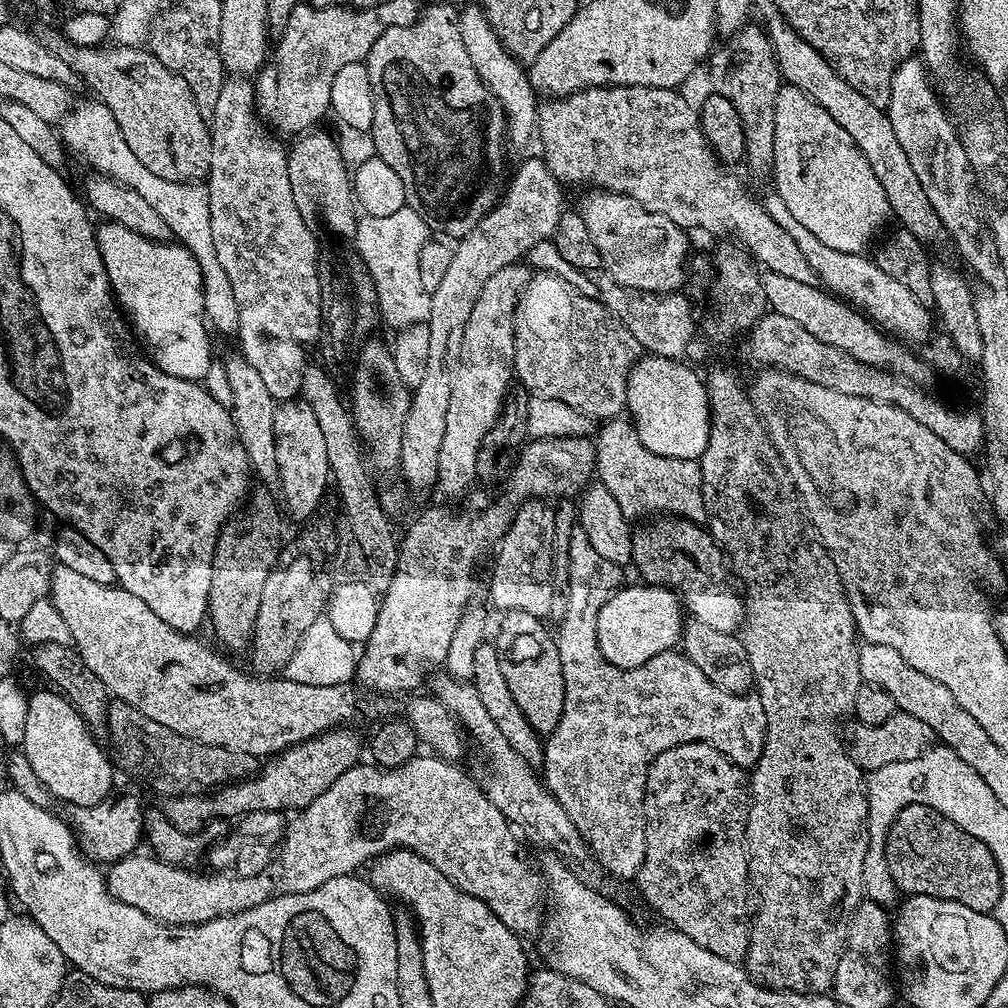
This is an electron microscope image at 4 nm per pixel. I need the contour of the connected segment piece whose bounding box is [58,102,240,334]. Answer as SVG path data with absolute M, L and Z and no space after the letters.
M91 103L85 108L73 107L59 125L58 131L65 149L69 153L77 152L92 167L93 173L106 176L146 198L146 202L150 202L150 206L162 214L173 237L200 263L207 323L215 331L217 328L220 332L239 333L238 302L234 299L234 286L230 286L230 278L226 278L226 270L222 270L222 262L218 262L218 254L214 251L214 234L210 234L210 198L207 187L195 183L170 182L166 178L158 178L158 174L150 174L150 170L146 170L146 166L134 158L130 146L126 146L122 130L118 130L118 122L114 122L114 114L110 114L104 104Z

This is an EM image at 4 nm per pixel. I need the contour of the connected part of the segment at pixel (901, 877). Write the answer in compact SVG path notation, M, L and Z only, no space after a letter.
M911 804L896 815L888 831L882 859L897 889L908 896L929 896L958 902L970 910L995 913L1001 894L994 854L978 838L966 834L950 818L925 804Z

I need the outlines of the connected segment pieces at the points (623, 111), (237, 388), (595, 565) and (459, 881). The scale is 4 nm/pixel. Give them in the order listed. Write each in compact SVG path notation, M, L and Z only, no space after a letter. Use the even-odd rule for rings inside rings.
M614 85L586 88L567 96L545 99L545 104L543 101L536 113L544 165L561 185L592 184L588 186L629 196L646 210L670 218L670 222L680 228L701 228L712 236L720 236L716 238L727 238L739 244L752 255L757 265L769 272L794 278L797 282L816 284L814 270L810 270L810 262L806 262L794 238L770 218L759 199L755 200L744 189L743 182L732 173L735 171L721 163L702 134L697 109L680 94L674 88Z
M235 354L226 360L228 377L230 378L230 411L236 423L236 434L240 437L240 445L246 450L251 471L261 485L269 490L279 489L279 464L274 440L274 412L278 405L273 400L270 390L262 383L258 370L246 362L242 354Z
M579 530L572 533L570 538L570 550L568 551L570 560L570 598L567 600L567 609L565 618L556 636L556 645L558 646L558 654L562 662L562 678L566 686L566 698L564 699L564 709L562 710L562 718L558 722L558 726L553 730L551 736L547 737L544 744L544 758L542 763L542 780L549 792L558 803L562 806L562 810L566 810L566 814L570 814L570 822L574 822L574 826L584 836L587 844L587 851L592 856L596 855L596 860L609 872L612 876L617 876L620 880L631 881L635 877L636 872L642 866L644 861L644 851L646 850L646 834L644 833L644 791L646 790L646 774L648 767L654 762L654 758L658 758L658 754L662 754L662 750L670 750L679 744L686 742L706 742L710 746L714 746L722 754L726 754L726 758L730 758L730 762L734 762L742 769L751 770L755 768L756 763L762 750L764 749L764 739L766 738L766 710L762 710L762 702L759 696L755 694L734 694L719 689L714 686L706 674L702 674L702 670L698 670L698 666L694 666L694 662L687 660L679 651L663 652L654 658L650 658L644 665L640 665L632 671L619 671L614 665L603 657L602 650L596 644L596 616L602 605L611 598L612 593L621 587L620 572L621 565L609 562L607 558L602 558L602 554L598 554L598 550L594 550L594 546L590 543L590 538L586 538L586 534Z
M416 754L403 767L397 768L379 767L372 762L355 764L322 794L318 794L318 798L314 798L310 806L299 809L287 821L284 839L280 841L275 853L276 864L280 867L280 880L276 876L228 876L232 874L224 870L208 874L212 876L199 876L196 872L186 872L183 867L169 864L167 860L161 860L152 854L133 854L123 856L107 869L108 892L118 902L134 906L134 910L142 910L142 914L163 924L205 924L219 916L233 916L271 900L279 889L276 888L279 884L281 889L289 892L309 892L322 886L322 882L330 882L330 878L359 873L359 868L364 863L367 865L399 846L411 848L419 856L426 858L426 862L442 870L442 874L446 874L446 878L450 878L450 882L454 882L458 890L486 902L486 906L490 906L493 914L511 932L539 933L542 928L540 915L543 912L545 915L546 912L546 881L520 853L517 833L502 810L498 810L498 806L494 806L494 802L486 798L479 783L473 777L471 780L456 762L449 762L436 754L428 755L432 756ZM372 808L384 808L384 813L372 812Z

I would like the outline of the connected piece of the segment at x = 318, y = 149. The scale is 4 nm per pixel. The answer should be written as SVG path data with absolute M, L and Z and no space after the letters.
M312 130L301 135L293 143L295 145L288 148L290 190L293 191L294 204L305 221L314 224L320 220L332 233L350 240L355 237L360 219L354 184L339 146L330 135L320 131Z

